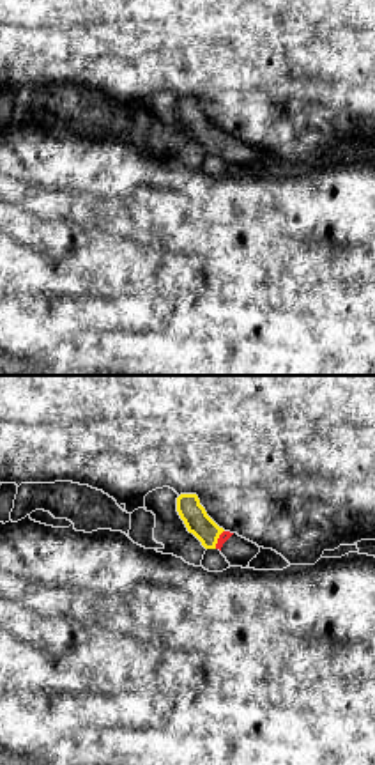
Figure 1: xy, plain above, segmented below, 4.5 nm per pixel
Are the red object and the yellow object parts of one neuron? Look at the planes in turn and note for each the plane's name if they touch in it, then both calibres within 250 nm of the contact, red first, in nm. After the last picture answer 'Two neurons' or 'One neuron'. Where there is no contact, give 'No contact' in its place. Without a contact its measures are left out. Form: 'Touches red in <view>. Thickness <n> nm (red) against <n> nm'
Touches red in xy. Thickness 50 nm (red) against 120 nm

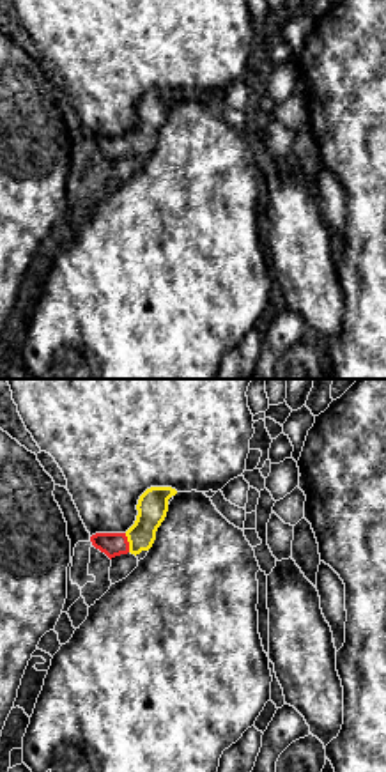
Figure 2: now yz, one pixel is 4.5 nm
Touches red in yz. Thickness 110 nm (red) against 140 nm

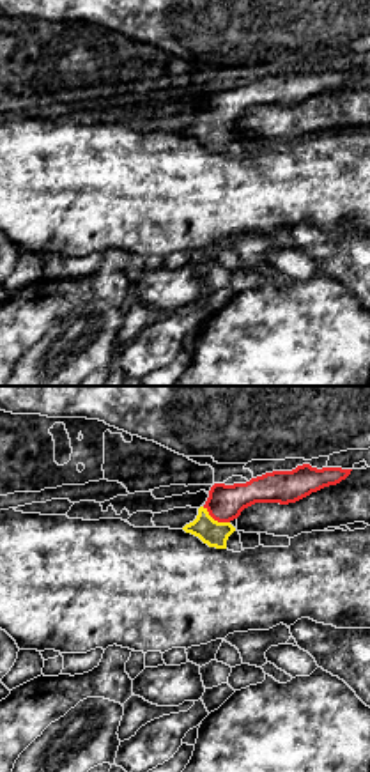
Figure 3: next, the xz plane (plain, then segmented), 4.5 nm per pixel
Touches red in xz. Thickness 160 nm (red) against 120 nm

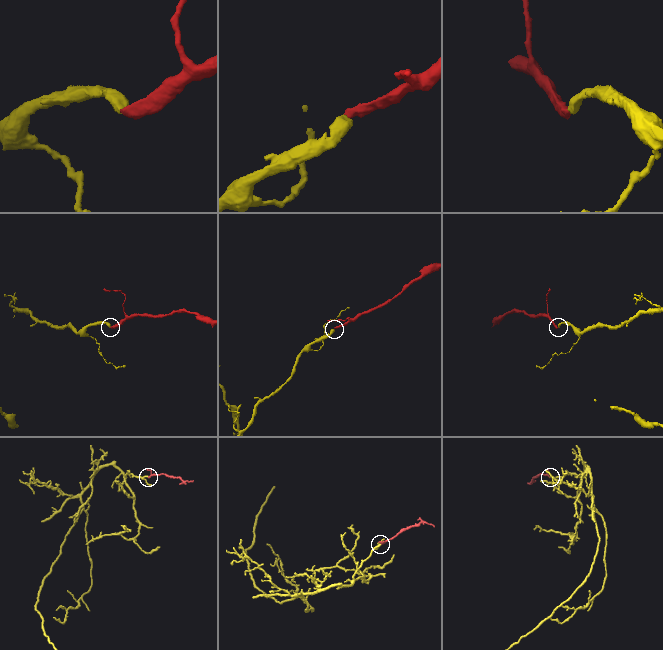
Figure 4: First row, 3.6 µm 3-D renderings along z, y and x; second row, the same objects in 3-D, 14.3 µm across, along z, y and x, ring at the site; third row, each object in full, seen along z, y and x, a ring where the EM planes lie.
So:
One neuron

